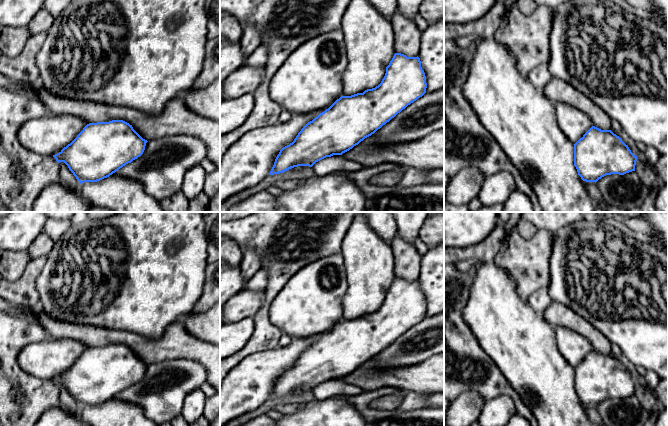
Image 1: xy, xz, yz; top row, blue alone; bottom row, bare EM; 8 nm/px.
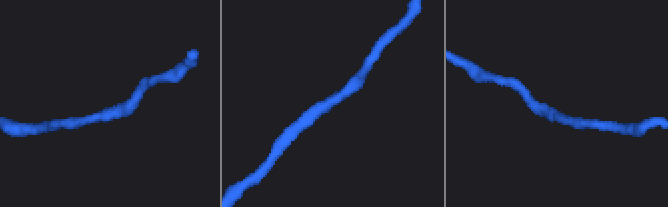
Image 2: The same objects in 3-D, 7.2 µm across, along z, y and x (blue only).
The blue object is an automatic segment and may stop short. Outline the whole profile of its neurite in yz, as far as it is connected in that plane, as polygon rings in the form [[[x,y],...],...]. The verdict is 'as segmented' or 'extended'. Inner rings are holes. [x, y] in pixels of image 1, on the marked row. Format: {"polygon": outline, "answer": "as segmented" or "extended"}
{"polygon": [[[555,103],[554,114],[558,127],[574,144],[574,166],[583,181],[596,183],[606,175],[624,175],[635,171],[637,156],[611,130],[601,130],[595,127],[586,114],[565,103]]], "answer": "extended"}

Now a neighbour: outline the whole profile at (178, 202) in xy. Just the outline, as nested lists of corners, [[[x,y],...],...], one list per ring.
[[[182,190],[163,199],[160,204],[164,212],[187,212],[189,209],[189,200]]]

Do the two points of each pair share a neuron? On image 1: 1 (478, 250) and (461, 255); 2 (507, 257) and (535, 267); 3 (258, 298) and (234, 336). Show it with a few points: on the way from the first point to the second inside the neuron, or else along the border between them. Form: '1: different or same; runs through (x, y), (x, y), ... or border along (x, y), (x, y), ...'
1: same; runs through (474, 252), (465, 253)
2: same; runs through (514, 257), (524, 259), (528, 263)
3: same; runs through (249, 307), (238, 318), (237, 327)

